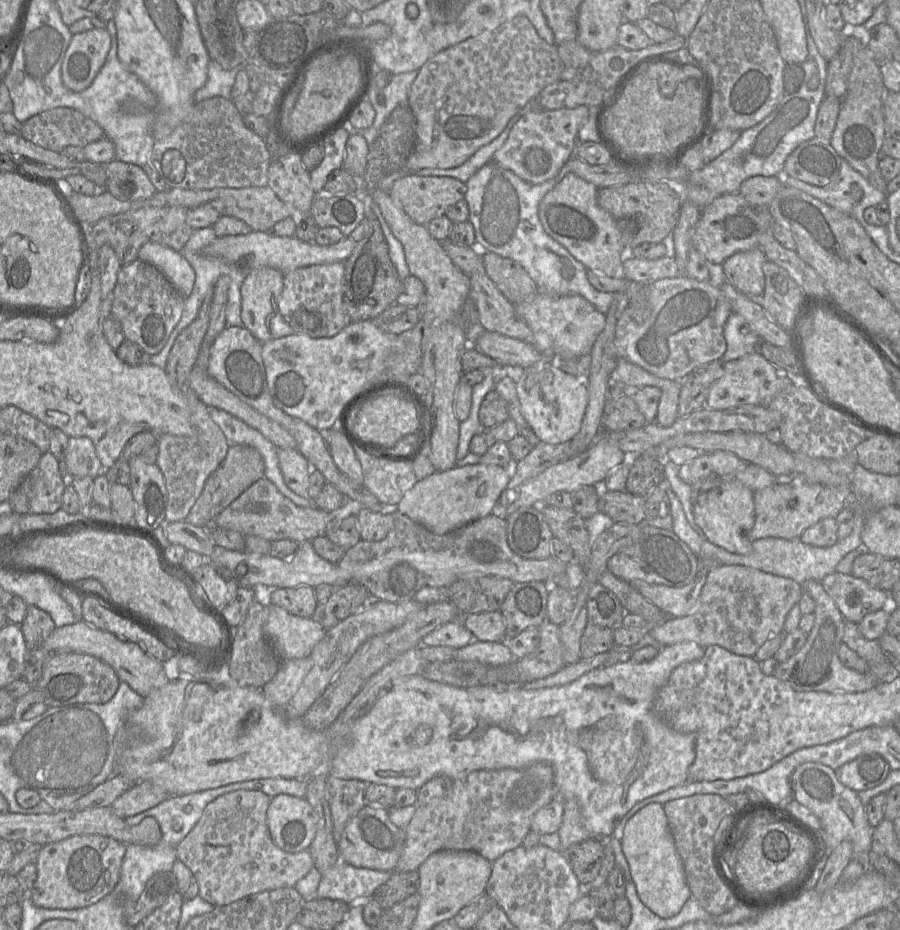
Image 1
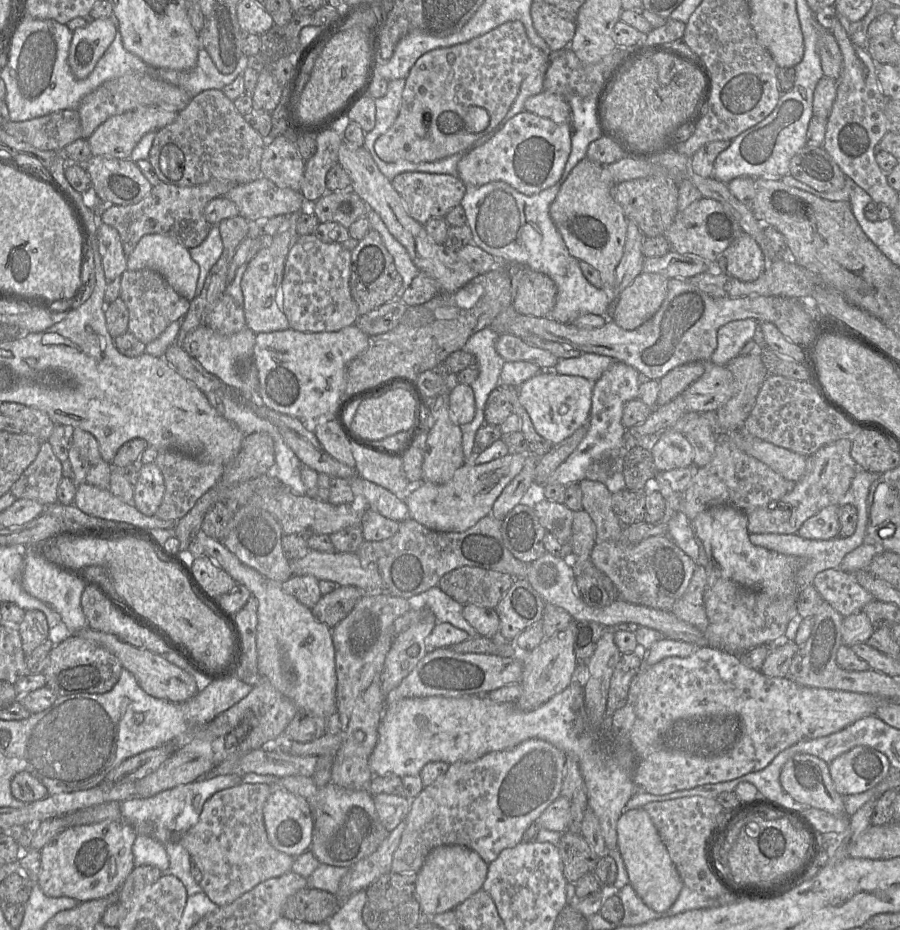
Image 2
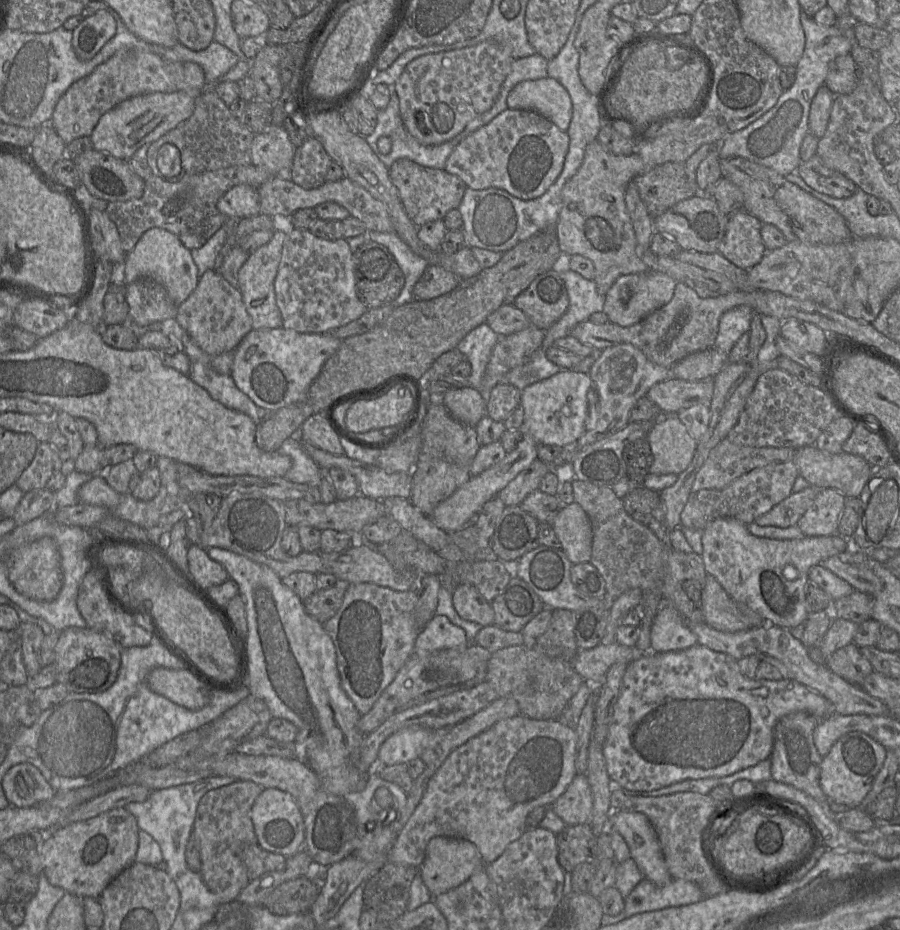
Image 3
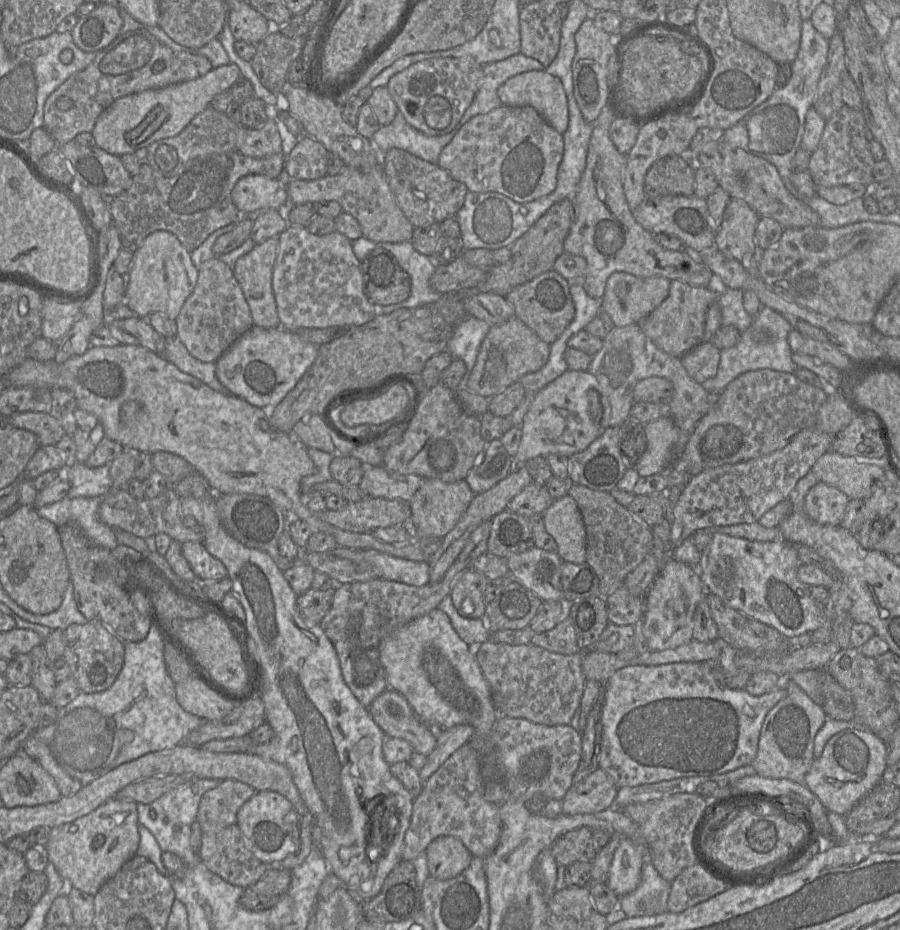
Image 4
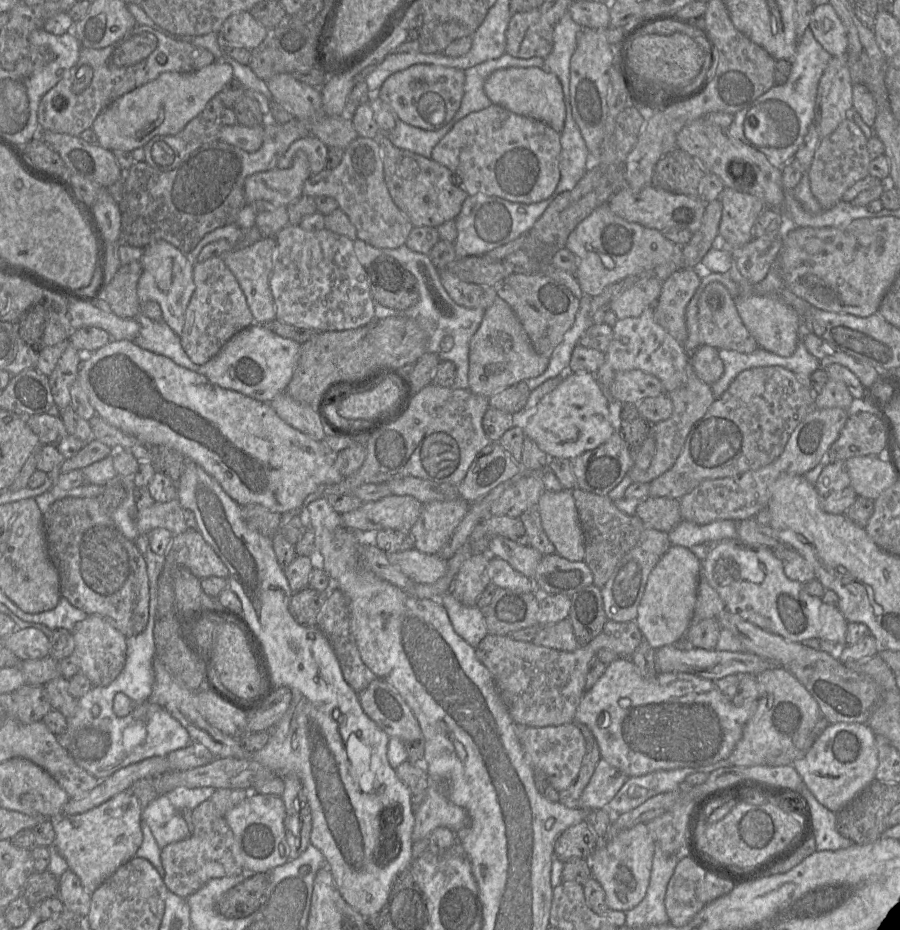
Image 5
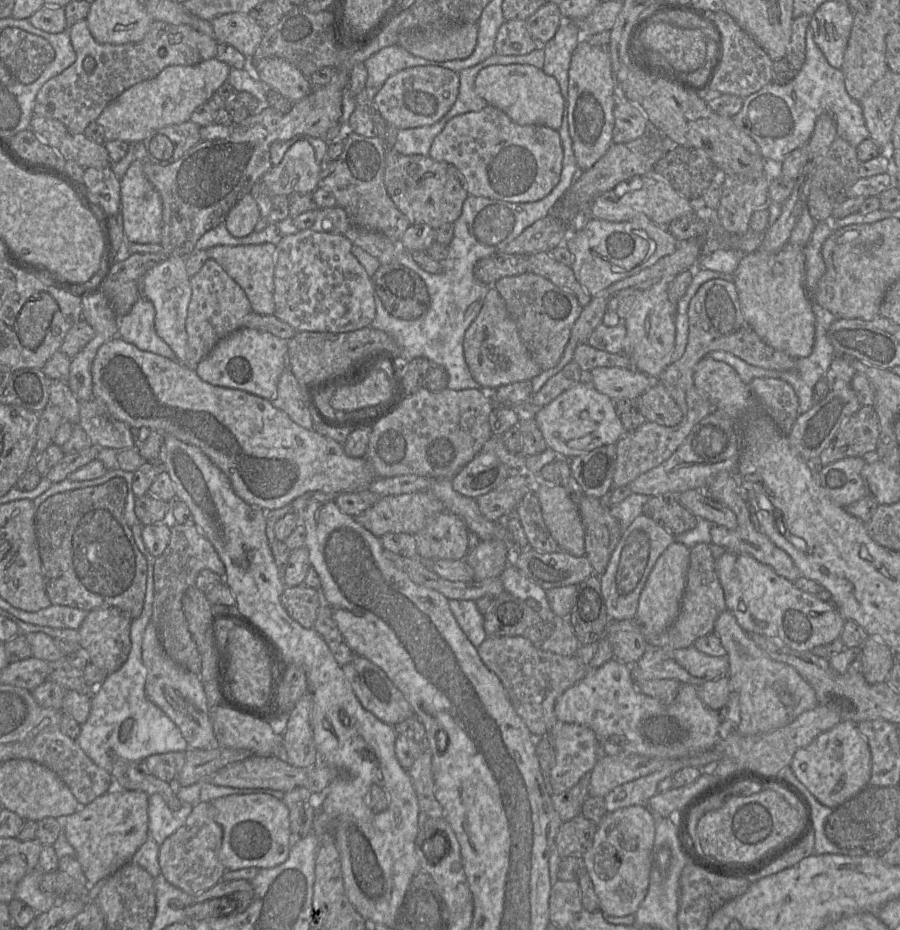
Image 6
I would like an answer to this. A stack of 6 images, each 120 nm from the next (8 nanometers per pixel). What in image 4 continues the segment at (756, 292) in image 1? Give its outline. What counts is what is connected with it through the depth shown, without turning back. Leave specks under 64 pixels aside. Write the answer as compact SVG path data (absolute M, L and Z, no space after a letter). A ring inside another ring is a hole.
M731 198L719 229L715 233L714 245L723 255L746 263L759 249L755 242L755 231L760 215L745 201Z

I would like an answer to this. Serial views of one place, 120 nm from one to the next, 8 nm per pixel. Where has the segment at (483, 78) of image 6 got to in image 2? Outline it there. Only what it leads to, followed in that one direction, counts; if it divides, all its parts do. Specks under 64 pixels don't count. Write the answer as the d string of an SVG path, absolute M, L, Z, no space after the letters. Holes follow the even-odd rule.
M542 91L529 97L525 103L526 111L544 118L549 118L555 123L571 123L571 107L566 98L554 93Z

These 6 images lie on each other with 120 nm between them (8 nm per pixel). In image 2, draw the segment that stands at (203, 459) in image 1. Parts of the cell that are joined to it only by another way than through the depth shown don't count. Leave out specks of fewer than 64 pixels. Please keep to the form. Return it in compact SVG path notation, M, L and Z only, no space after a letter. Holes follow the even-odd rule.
M159 450L156 465L164 478L165 493L155 516L174 521L184 517L198 499L216 485L225 469L225 465L203 463L176 450Z

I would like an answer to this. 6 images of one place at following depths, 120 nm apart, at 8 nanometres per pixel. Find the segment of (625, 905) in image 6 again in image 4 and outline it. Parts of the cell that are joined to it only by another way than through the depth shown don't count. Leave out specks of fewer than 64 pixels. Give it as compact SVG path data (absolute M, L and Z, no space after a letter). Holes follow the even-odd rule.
M622 838L616 848L607 878L607 885L621 897L634 891L640 883L645 848Z

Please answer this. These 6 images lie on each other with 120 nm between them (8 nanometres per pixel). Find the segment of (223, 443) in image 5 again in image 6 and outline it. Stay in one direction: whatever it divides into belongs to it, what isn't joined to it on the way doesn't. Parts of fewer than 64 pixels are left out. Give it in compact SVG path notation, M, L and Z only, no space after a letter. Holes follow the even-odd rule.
M119 336L110 339L98 349L92 364L92 380L93 398L102 402L114 418L124 422L129 427L148 427L162 434L173 435L183 442L197 446L225 473L235 493L250 505L258 506L264 510L278 509L291 504L295 498L310 491L339 494L368 489L369 485L373 482L372 468L365 457L353 458L346 455L343 444L319 434L314 429L306 429L296 424L285 412L276 408L271 401L244 390L207 383L198 376L194 367L153 352L140 350Z

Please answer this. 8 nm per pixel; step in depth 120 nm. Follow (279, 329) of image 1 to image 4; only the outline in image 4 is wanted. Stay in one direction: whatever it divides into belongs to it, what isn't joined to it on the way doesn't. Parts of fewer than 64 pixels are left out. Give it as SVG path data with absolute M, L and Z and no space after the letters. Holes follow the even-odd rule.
M271 237L262 243L256 244L250 252L237 259L233 269L234 277L239 282L250 307L254 326L262 328L281 327L272 288L273 270L278 247L278 237Z

